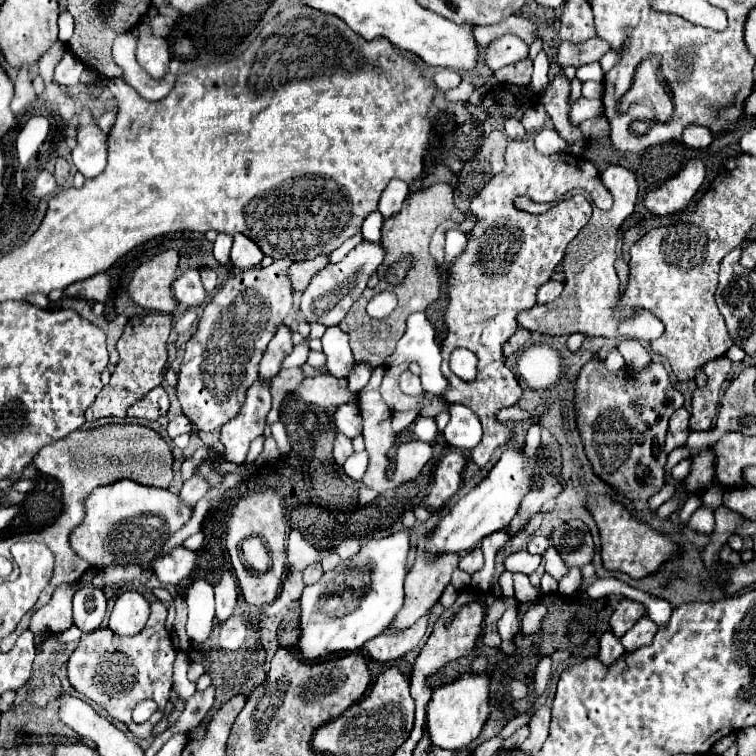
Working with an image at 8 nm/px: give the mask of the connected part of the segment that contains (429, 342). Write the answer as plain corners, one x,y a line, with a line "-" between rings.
415,312
407,318
407,330
397,350
383,364
389,368
403,364
403,360
415,360
421,366
423,391
441,394
449,388
449,382
441,374
441,352
435,342
435,330
425,312

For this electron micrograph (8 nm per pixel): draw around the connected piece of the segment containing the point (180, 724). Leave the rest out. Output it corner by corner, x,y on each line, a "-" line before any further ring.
214,685
209,686
209,688
203,690
203,692
195,692
195,694
185,702
185,708
183,708
183,714
179,716
179,720
177,720
171,728
167,728
165,732
161,732
149,748
155,748
155,750
159,752
159,750
163,748
165,740
169,740
169,736
175,736
177,732
189,732
189,730
193,730
193,728
205,718
205,714
211,710
213,698
215,698

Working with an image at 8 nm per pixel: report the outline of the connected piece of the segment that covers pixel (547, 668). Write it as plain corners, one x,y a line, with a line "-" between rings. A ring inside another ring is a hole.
543,656
537,666
537,674
535,674
535,700
543,696
549,684
549,676
551,676
551,656

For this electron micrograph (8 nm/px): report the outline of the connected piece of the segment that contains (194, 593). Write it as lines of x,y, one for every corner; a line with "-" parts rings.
195,580
187,586
185,600
189,604
189,620
187,620
187,634
195,642
203,642
213,626
215,618
215,600
213,600
213,586
207,580

